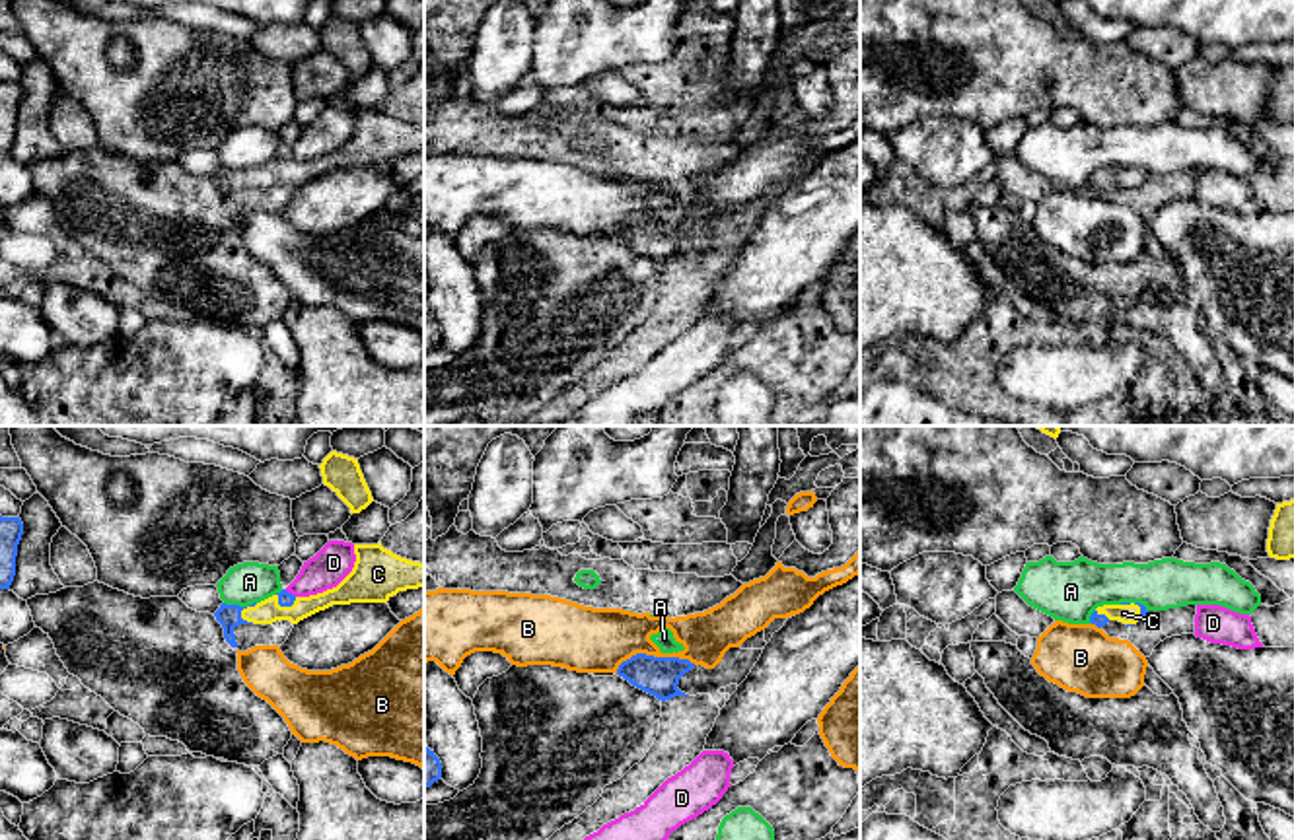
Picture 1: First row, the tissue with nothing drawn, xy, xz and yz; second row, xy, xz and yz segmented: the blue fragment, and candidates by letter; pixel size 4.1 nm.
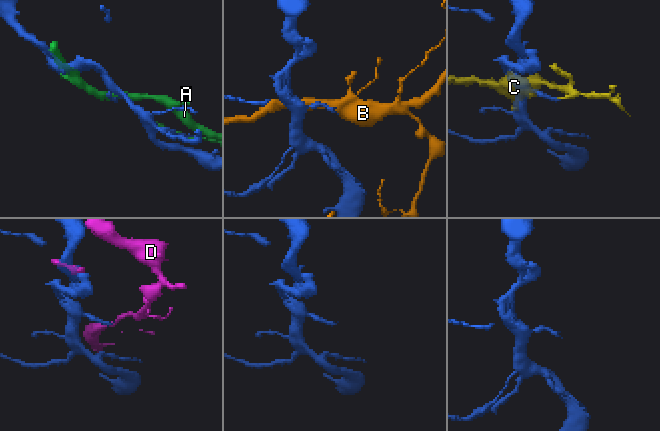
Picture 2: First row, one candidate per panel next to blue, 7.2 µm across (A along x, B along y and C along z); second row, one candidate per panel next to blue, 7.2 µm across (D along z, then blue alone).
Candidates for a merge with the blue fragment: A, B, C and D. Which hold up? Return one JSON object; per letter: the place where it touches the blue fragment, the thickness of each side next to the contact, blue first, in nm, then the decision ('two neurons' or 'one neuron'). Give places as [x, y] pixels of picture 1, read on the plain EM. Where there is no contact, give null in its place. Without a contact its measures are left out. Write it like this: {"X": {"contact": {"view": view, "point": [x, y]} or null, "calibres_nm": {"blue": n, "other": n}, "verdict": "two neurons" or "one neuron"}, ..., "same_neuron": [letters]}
{"A": {"contact": {"view": "xy", "point": [238, 170]}, "calibres_nm": {"blue": 100, "other": 170}, "verdict": "two neurons"}, "B": {"contact": {"view": "xz", "point": [652, 220]}, "calibres_nm": {"blue": 160, "other": 280}, "verdict": "two neurons"}, "C": {"contact": {"view": "xy", "point": [246, 172]}, "calibres_nm": {"blue": 100, "other": 100}, "verdict": "one neuron"}, "D": {"contact": {"view": "xy", "point": [290, 158]}, "calibres_nm": {"blue": 60, "other": 160}, "verdict": "two neurons"}, "same_neuron": ["C"]}

